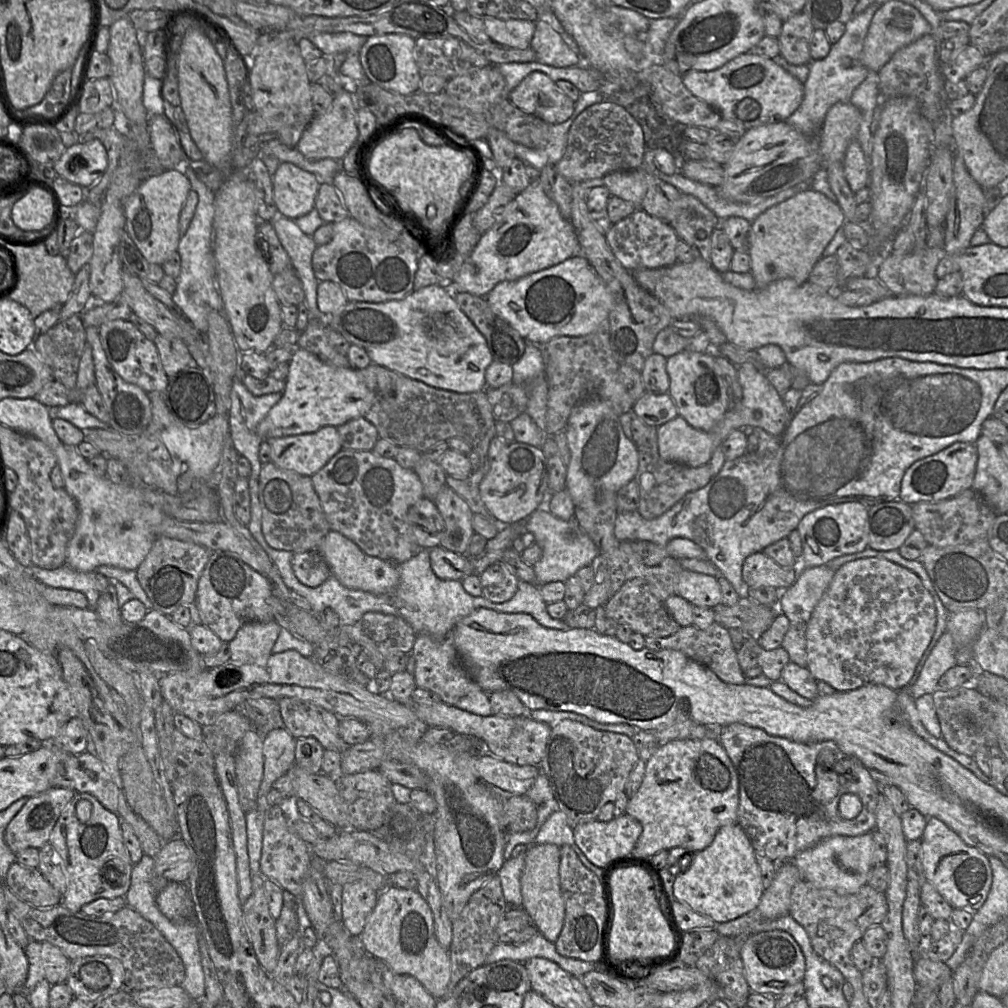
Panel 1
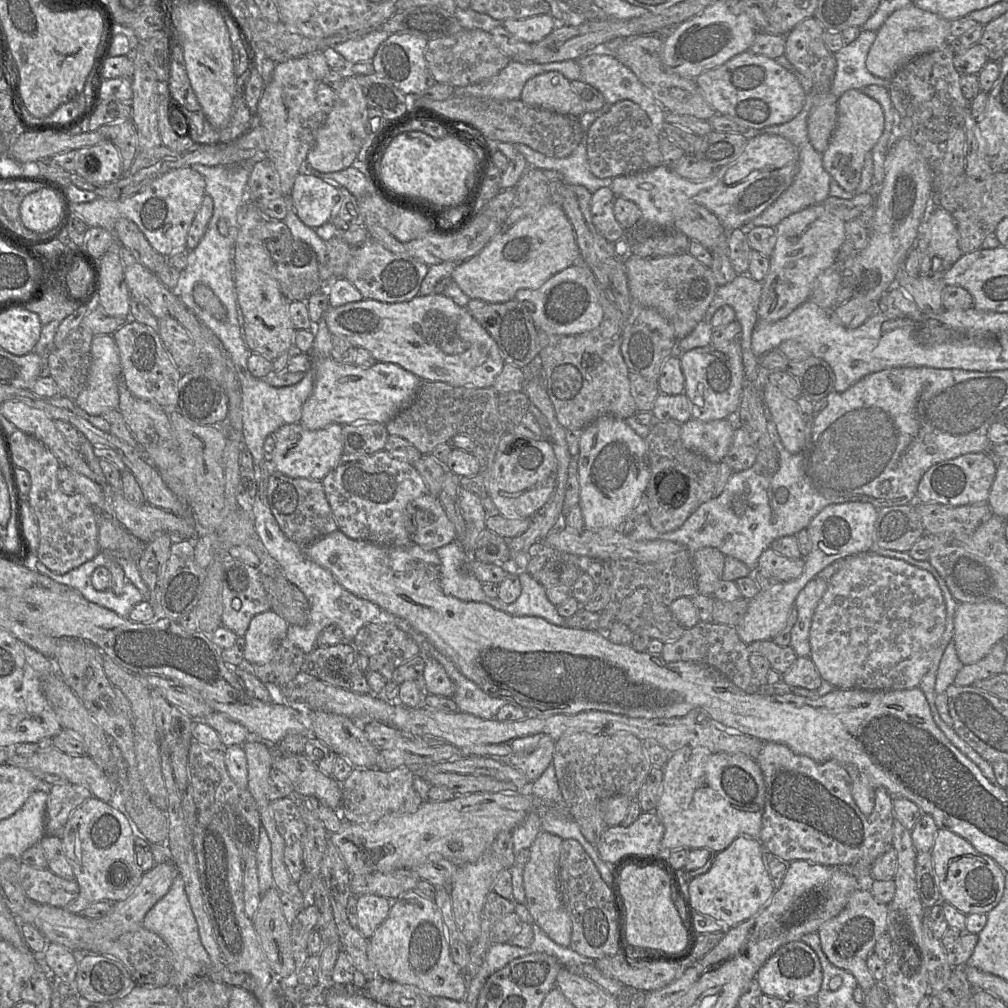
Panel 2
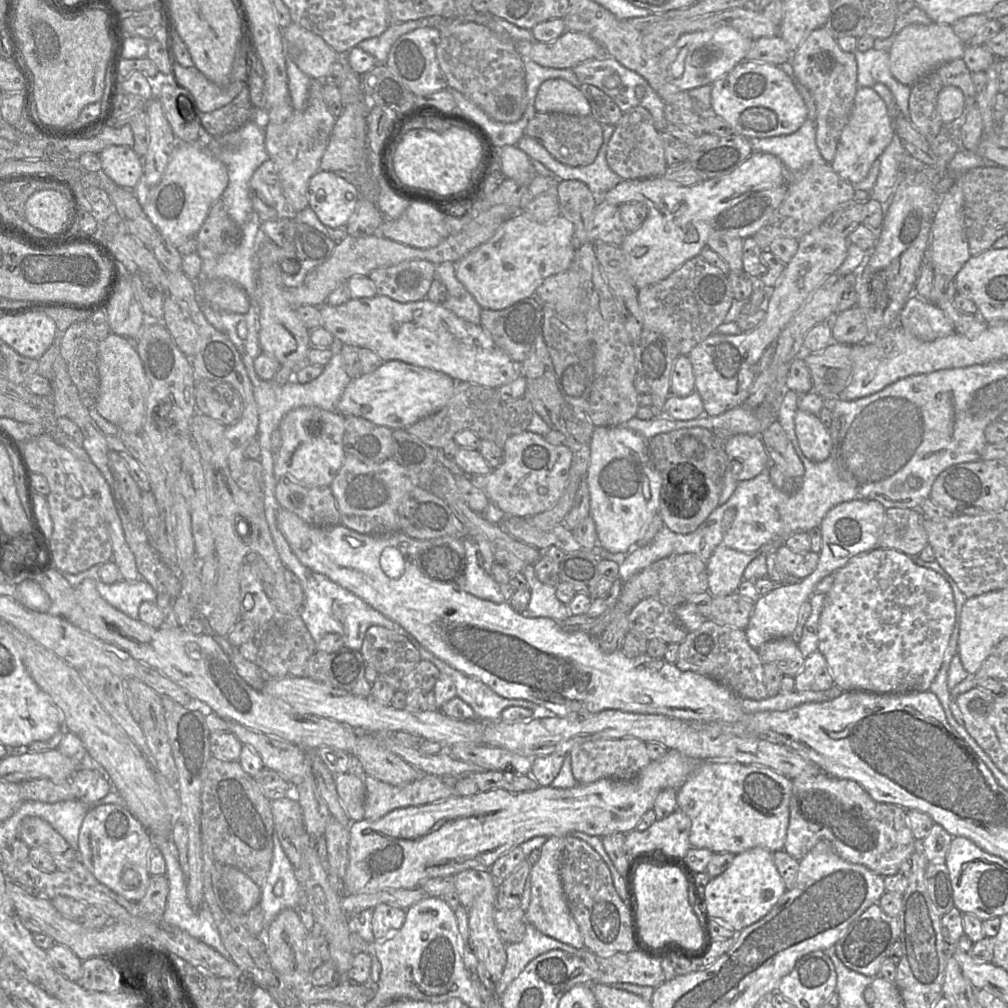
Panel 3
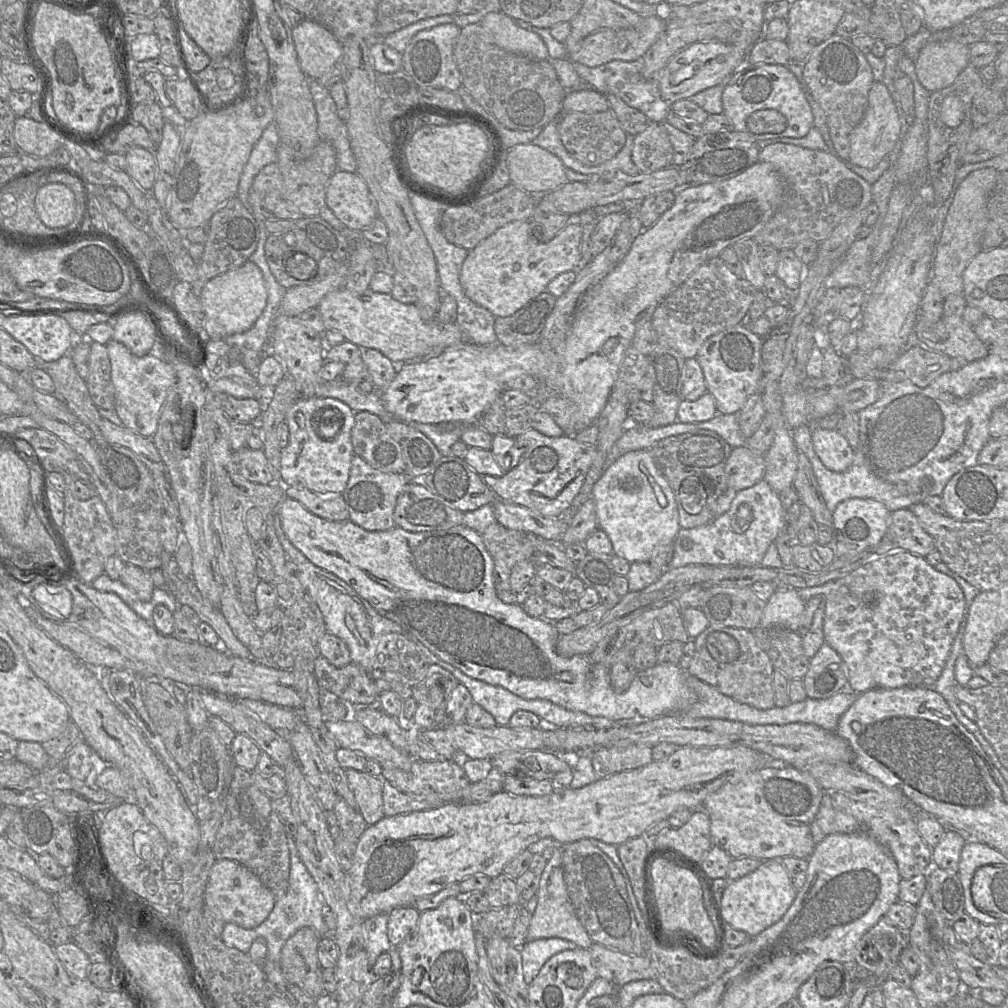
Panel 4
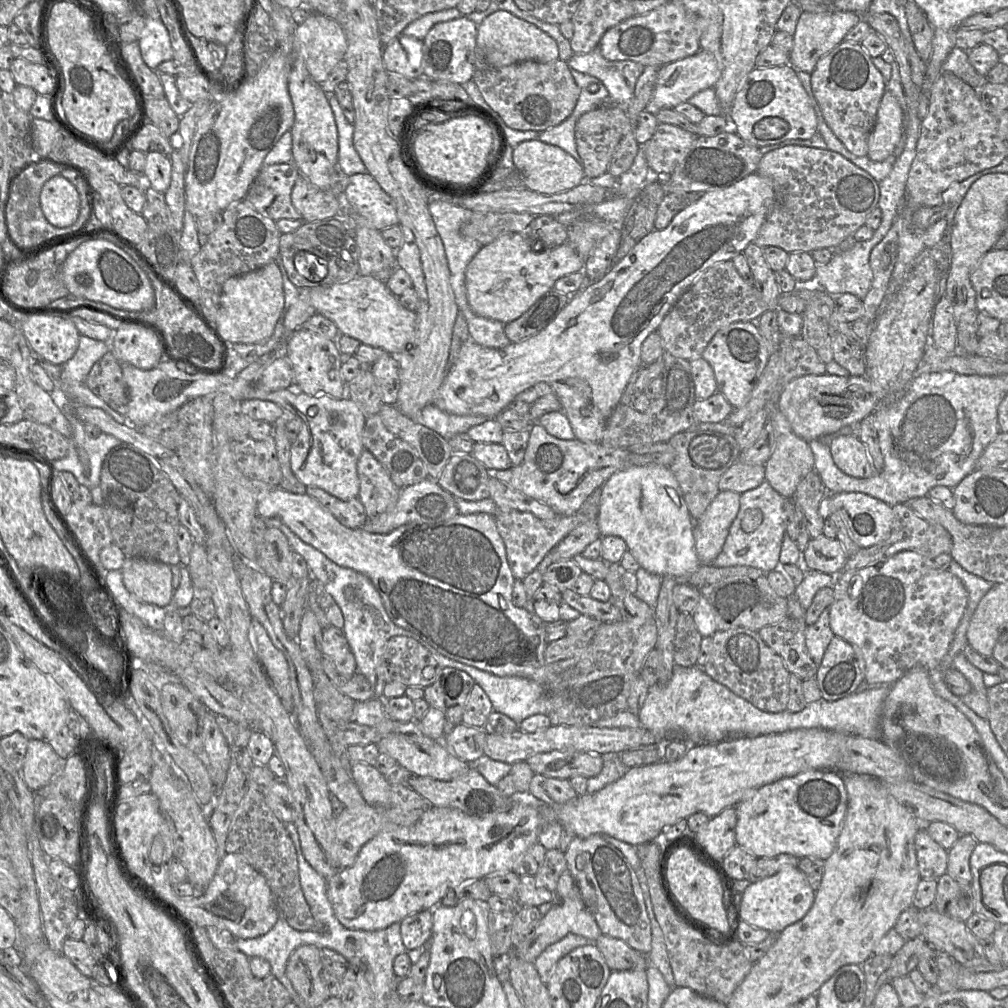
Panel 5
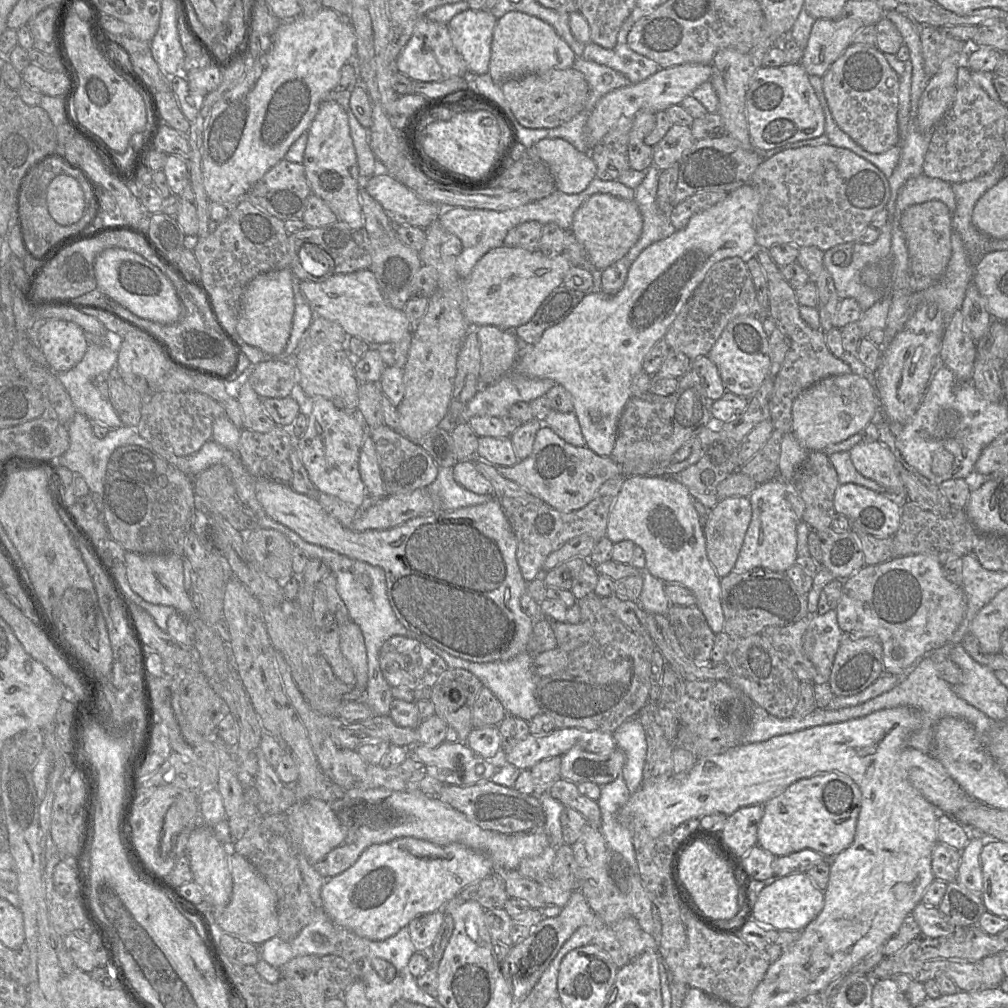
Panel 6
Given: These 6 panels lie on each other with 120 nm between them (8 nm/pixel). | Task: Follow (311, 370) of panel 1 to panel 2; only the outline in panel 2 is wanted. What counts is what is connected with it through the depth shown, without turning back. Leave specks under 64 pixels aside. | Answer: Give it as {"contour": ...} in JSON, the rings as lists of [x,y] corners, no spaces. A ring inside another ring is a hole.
{"contour":[[[331,357],[313,358],[314,385],[309,398],[302,406],[299,423],[309,430],[325,428],[333,423],[340,425],[376,422],[386,424],[414,401],[422,380],[413,373],[403,369],[397,364],[376,362],[370,368],[362,368],[355,364],[339,363]]]}

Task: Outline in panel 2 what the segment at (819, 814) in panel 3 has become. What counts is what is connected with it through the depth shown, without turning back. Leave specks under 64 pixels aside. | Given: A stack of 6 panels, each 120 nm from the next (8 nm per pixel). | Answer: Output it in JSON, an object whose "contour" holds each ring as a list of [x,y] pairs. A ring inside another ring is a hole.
{"contour":[[[766,742],[755,760],[765,784],[764,810],[758,840],[765,850],[779,859],[786,862],[804,860],[824,866],[871,866],[879,856],[892,848],[895,820],[893,798],[885,789],[879,788],[875,791],[874,809],[866,815],[860,811],[853,799],[849,774],[835,761],[816,762],[774,742]]]}

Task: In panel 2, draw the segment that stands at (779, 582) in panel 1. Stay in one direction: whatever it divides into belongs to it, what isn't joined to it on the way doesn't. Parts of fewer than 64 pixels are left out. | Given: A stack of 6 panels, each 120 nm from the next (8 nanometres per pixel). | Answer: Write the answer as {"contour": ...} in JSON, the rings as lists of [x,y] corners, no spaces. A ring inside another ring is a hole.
{"contour":[[[772,548],[765,550],[758,560],[758,568],[765,570],[770,576],[779,579],[783,583],[798,578],[805,566],[805,559],[789,559]]]}

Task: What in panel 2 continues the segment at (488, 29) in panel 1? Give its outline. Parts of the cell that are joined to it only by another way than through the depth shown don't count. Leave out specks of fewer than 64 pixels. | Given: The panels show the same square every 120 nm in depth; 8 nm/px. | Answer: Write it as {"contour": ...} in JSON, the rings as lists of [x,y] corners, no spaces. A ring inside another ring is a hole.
{"contour":[[[550,14],[526,19],[506,19],[501,23],[513,36],[527,43],[537,43],[555,29],[555,22]]]}

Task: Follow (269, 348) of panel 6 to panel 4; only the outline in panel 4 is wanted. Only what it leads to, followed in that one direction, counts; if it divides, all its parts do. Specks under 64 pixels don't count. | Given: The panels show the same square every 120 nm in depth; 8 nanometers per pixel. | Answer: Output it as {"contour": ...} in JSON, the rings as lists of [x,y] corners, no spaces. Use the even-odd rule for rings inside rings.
{"contour":[[[251,261],[212,278],[199,295],[204,313],[205,333],[213,339],[224,339],[249,330],[263,313],[267,297],[263,274]]]}

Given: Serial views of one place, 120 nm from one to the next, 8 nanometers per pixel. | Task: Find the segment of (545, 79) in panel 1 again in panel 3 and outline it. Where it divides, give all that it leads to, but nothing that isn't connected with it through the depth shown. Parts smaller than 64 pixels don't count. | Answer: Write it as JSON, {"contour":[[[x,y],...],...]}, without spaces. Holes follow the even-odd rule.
{"contour":[[[561,78],[544,81],[529,105],[530,111],[536,112],[591,115],[590,104],[580,89]]]}

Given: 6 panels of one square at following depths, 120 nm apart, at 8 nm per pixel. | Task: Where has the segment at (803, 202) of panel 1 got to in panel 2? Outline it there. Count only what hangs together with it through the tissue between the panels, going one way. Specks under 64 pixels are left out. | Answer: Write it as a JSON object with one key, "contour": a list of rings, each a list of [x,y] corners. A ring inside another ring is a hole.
{"contour":[[[815,204],[781,220],[775,227],[776,244],[769,257],[769,271],[762,281],[757,308],[758,320],[775,322],[787,317],[809,300],[817,277],[835,262],[841,245],[846,241],[845,223],[824,205]]]}

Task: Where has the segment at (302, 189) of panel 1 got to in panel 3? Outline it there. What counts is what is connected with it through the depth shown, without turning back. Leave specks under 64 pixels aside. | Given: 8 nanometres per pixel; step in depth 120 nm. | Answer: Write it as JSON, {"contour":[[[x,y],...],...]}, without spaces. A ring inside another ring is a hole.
{"contour":[[[319,170],[308,185],[308,207],[327,228],[345,227],[360,197],[358,189],[334,172]]]}

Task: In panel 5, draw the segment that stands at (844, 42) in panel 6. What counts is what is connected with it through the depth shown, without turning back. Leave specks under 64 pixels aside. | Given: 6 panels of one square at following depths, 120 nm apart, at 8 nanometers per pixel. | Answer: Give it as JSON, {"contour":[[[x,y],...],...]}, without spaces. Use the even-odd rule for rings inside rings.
{"contour":[[[829,10],[822,13],[802,11],[793,37],[790,64],[797,70],[811,74],[820,58],[840,44],[847,32],[861,20],[861,15],[848,11]]]}

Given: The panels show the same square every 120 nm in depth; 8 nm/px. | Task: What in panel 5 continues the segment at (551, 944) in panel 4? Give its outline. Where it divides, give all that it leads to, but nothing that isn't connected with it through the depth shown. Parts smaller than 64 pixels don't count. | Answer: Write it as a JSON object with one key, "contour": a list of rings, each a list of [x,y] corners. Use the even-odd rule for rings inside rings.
{"contour":[[[568,934],[560,941],[547,947],[533,962],[536,972],[539,975],[540,981],[545,984],[549,982],[549,978],[552,976],[554,967],[556,967],[558,961],[567,955],[572,950],[588,945],[590,942],[588,939],[575,935]]]}

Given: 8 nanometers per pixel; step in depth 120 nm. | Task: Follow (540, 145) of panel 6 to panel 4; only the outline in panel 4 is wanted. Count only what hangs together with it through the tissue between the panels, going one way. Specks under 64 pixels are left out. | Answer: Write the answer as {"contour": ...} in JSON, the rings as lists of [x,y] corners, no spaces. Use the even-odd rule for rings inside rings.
{"contour":[[[533,143],[507,149],[510,180],[526,192],[550,192],[567,182],[561,159]]]}

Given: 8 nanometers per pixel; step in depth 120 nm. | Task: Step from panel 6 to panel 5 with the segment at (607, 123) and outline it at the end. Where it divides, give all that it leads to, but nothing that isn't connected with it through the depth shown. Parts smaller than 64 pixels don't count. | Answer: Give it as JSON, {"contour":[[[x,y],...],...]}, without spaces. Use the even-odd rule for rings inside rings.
{"contour":[[[702,49],[695,55],[665,65],[659,69],[657,75],[650,101],[651,108],[654,110],[674,109],[677,105],[687,102],[700,91],[714,88],[721,75],[722,71],[716,57]]]}

